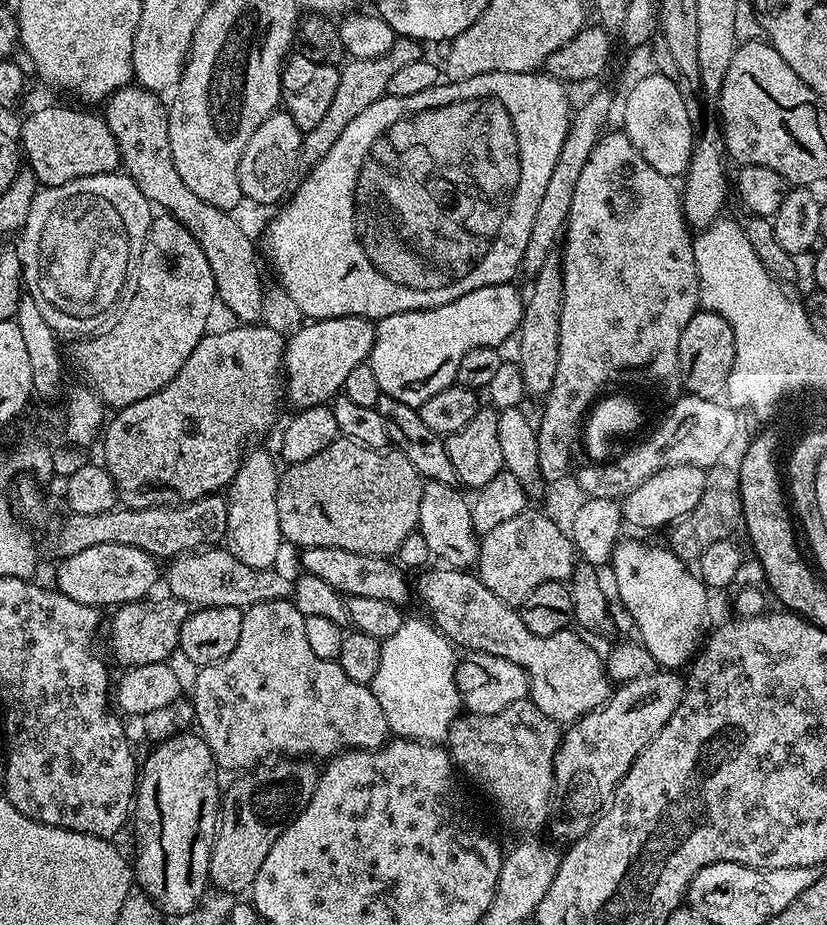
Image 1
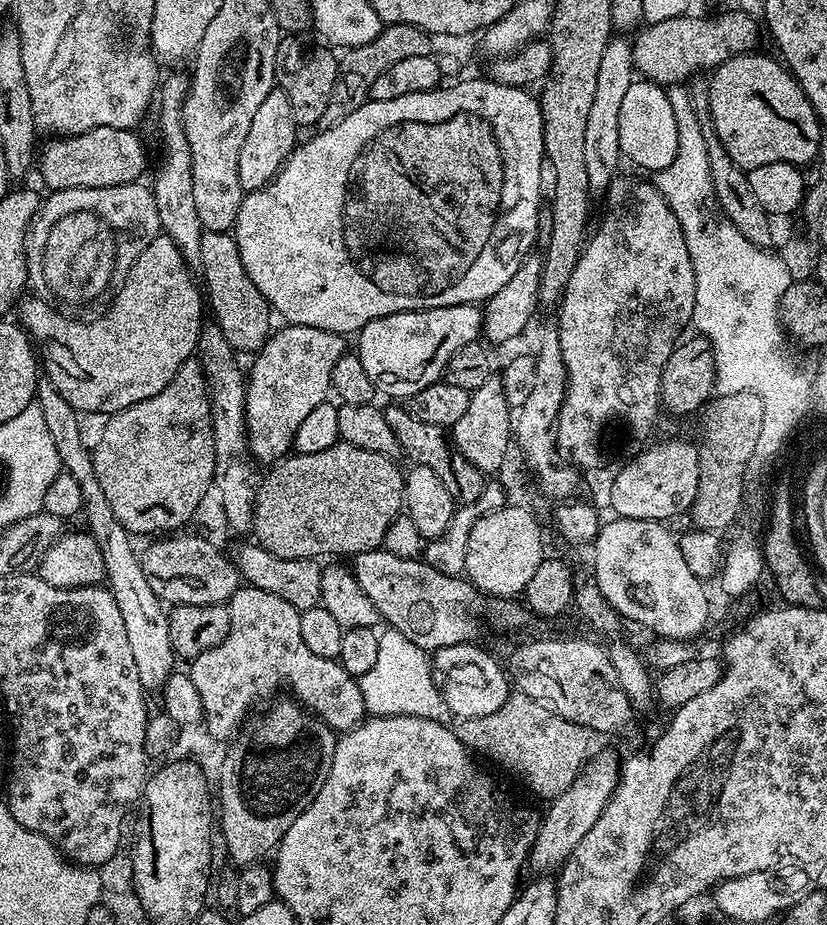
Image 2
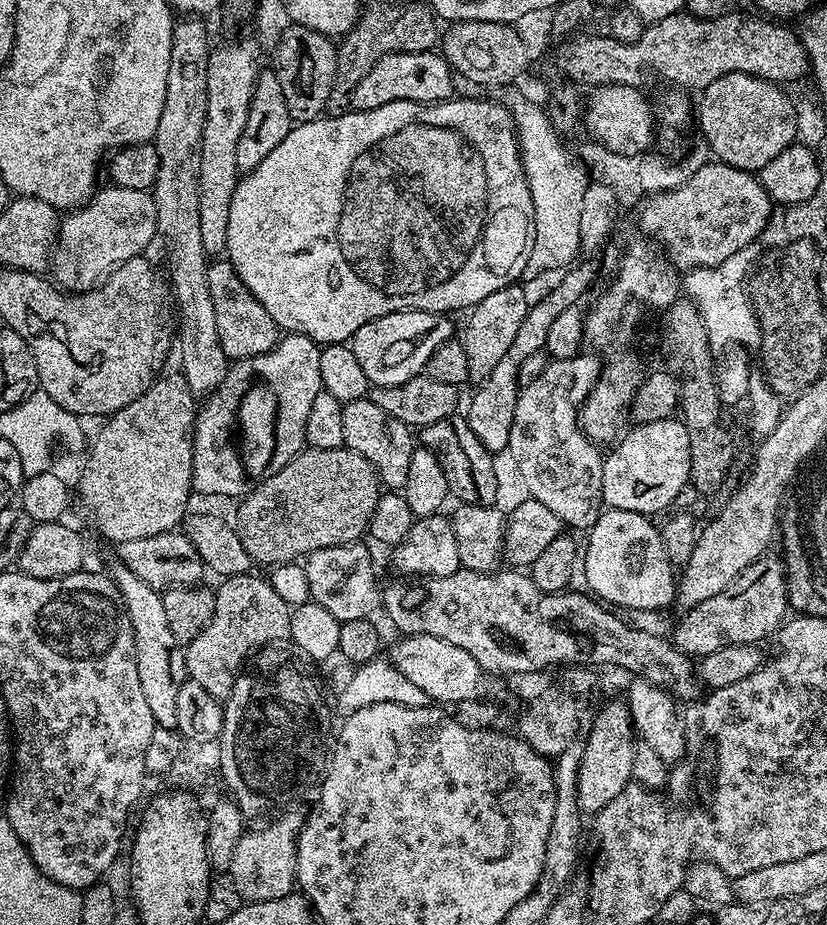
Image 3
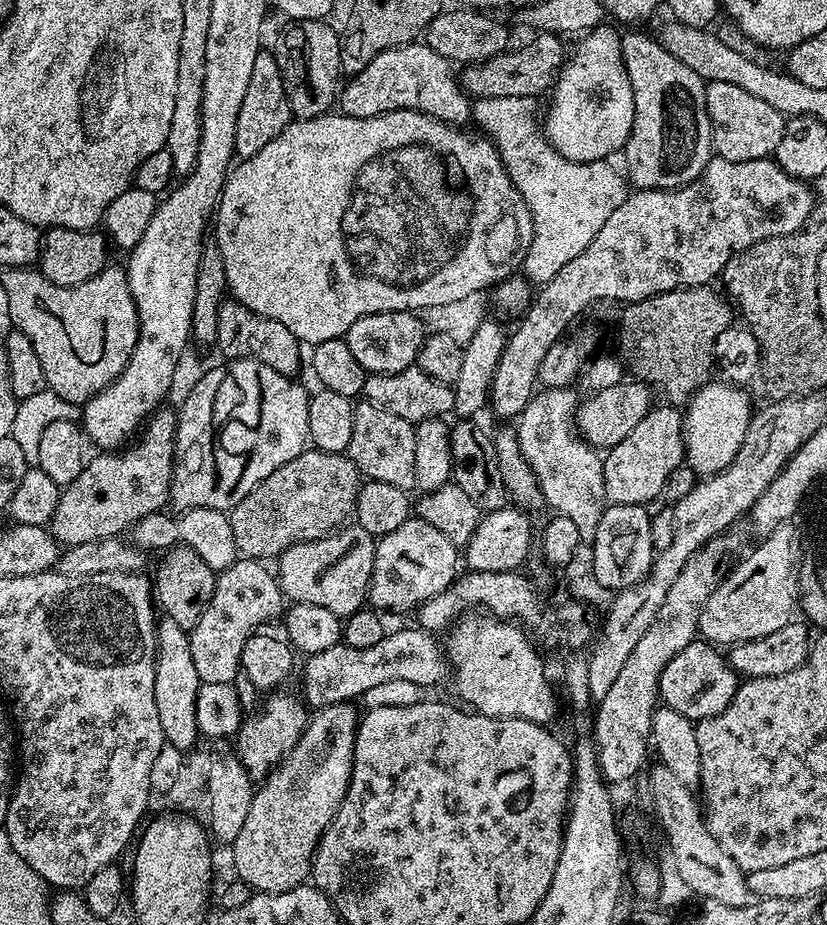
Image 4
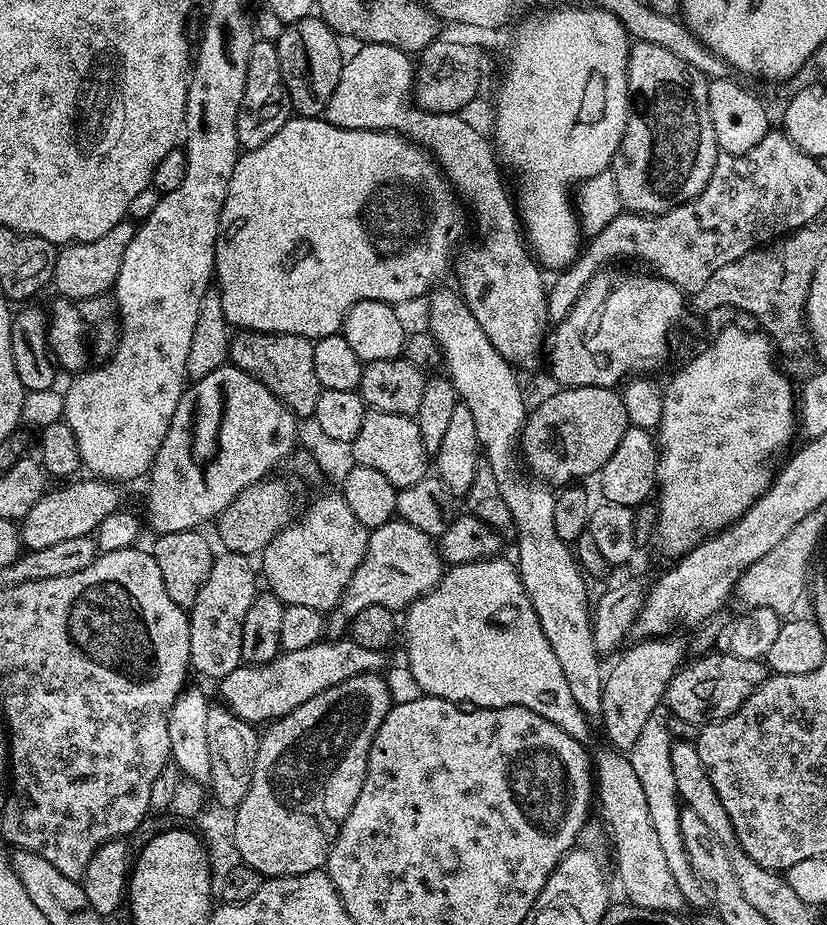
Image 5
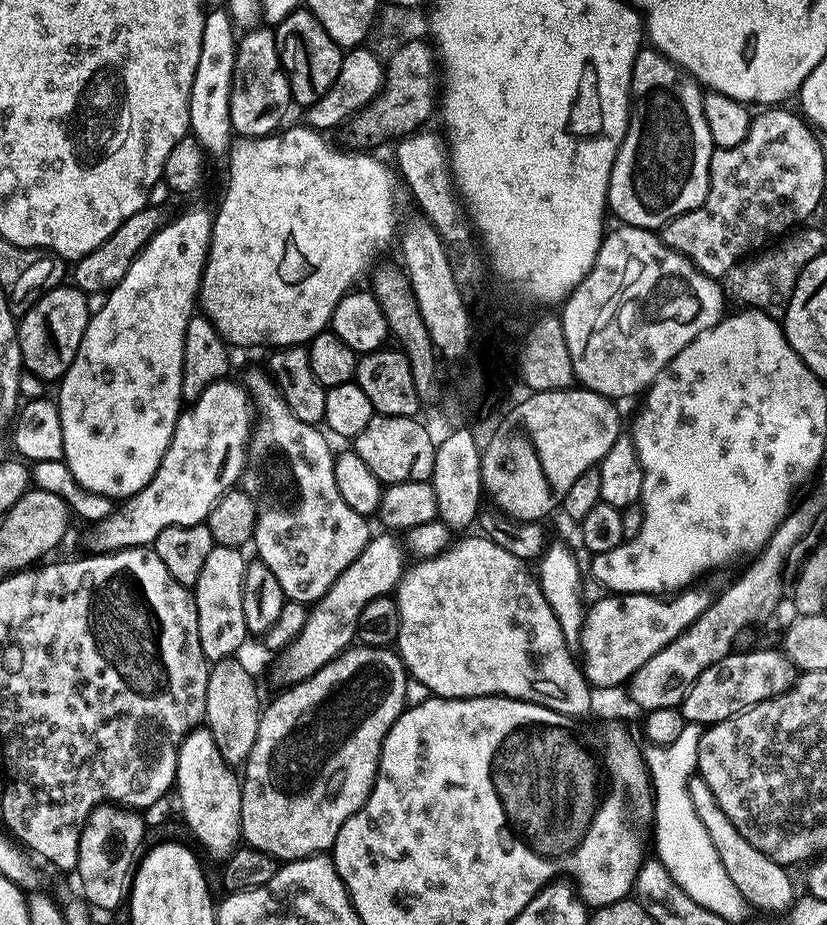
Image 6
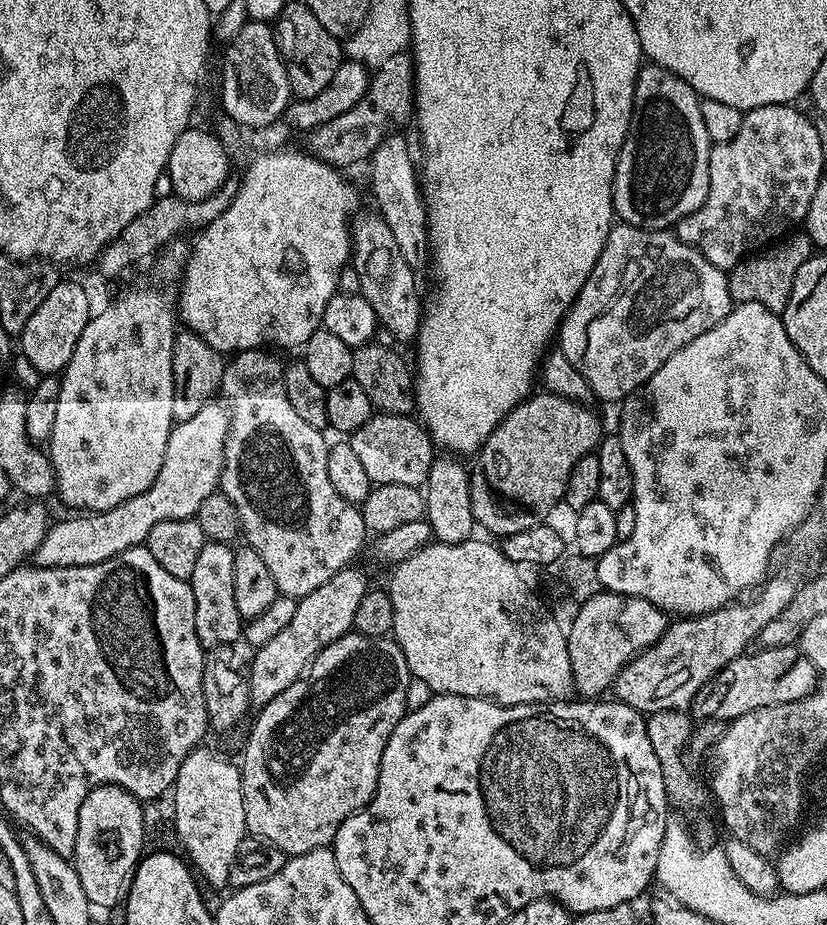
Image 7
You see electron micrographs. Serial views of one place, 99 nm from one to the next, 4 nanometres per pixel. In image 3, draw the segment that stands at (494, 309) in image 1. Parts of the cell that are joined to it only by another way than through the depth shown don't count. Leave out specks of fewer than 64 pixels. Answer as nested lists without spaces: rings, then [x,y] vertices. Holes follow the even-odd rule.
[[[391,312],[374,322],[366,322],[351,338],[354,358],[362,366],[369,385],[385,388],[410,382],[421,375],[430,362],[430,354],[447,340],[453,339],[452,324],[447,315],[438,312]]]

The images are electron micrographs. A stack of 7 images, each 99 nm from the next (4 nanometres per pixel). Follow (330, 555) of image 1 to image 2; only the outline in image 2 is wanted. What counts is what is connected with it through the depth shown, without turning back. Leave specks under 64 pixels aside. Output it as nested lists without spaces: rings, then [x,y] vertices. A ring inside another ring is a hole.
[[[375,548],[351,557],[350,567],[366,598],[374,602],[381,621],[396,631],[393,633],[414,642],[414,646],[429,654],[446,646],[475,641],[483,612],[490,623],[500,628],[524,628],[530,621],[530,612],[519,599],[486,599],[471,580],[442,574],[442,570],[434,570],[434,566],[423,558],[398,558],[398,554]]]

